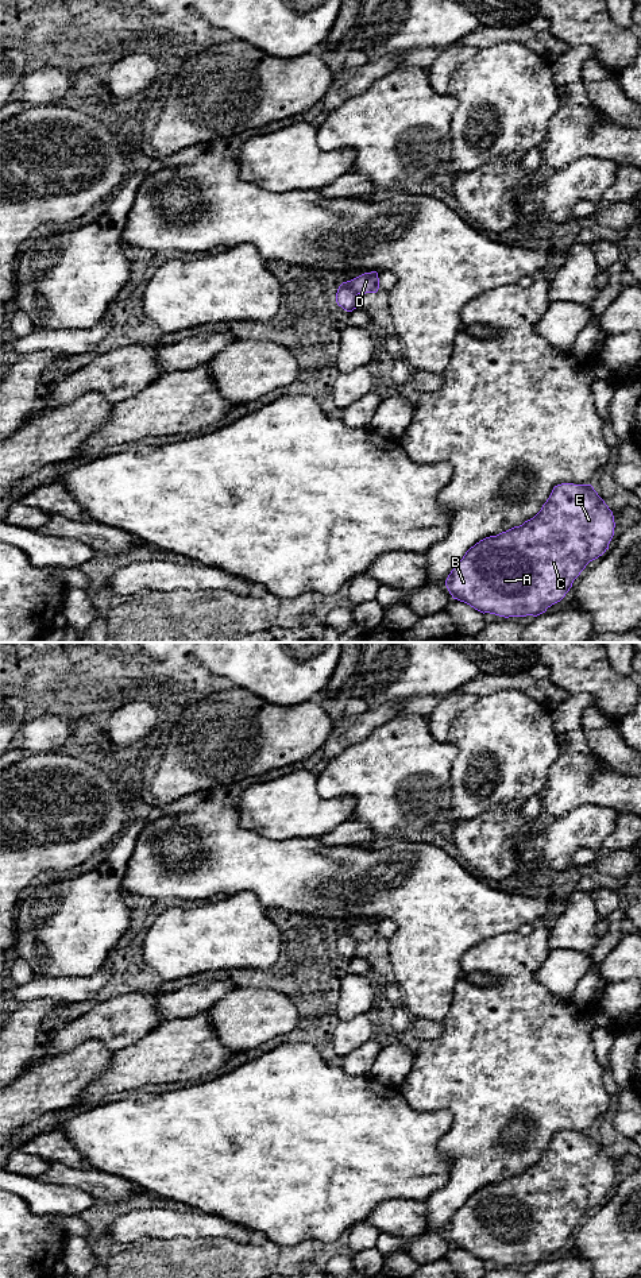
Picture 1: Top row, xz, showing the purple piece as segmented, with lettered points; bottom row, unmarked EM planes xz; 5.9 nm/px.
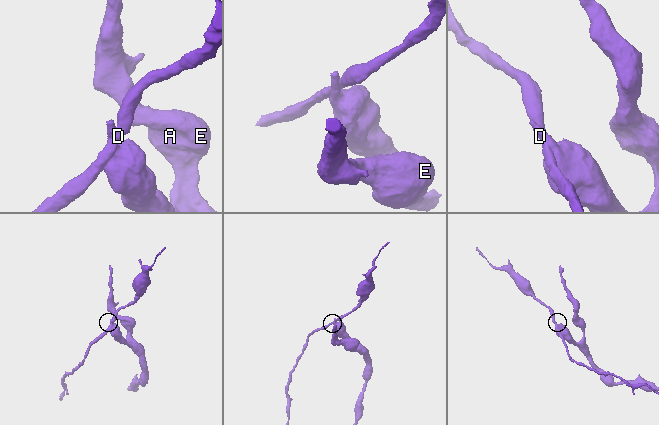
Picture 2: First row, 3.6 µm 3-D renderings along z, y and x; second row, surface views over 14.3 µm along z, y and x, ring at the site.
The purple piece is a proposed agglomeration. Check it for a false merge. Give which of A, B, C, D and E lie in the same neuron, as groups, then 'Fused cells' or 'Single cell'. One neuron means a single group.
Groups: A B C E / D. Fused cells

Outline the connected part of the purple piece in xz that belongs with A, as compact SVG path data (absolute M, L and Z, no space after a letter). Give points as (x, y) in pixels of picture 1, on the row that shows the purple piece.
M557 484L533 518L471 547L445 586L453 599L483 614L537 617L560 602L586 565L609 549L614 528L613 511L591 484Z

